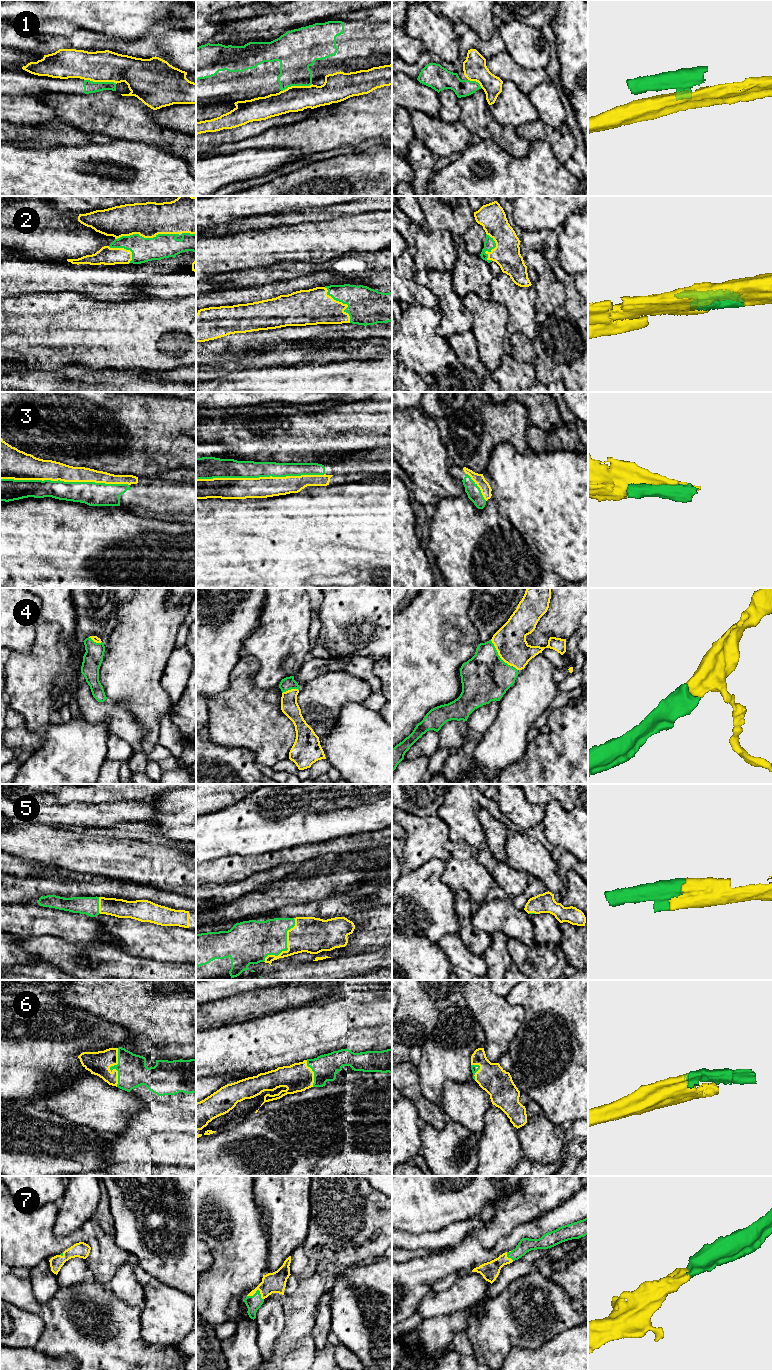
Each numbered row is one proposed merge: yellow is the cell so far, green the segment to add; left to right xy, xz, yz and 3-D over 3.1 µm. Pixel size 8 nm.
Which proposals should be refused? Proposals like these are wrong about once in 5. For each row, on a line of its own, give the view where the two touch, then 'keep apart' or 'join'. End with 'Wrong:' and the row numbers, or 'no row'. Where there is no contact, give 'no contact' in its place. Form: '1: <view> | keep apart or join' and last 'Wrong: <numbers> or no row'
1: xy | keep apart
2: xy | join
3: xy | join
4: yz | join
5: xz | join
6: xy | join
7: xz | join
Wrong: 1

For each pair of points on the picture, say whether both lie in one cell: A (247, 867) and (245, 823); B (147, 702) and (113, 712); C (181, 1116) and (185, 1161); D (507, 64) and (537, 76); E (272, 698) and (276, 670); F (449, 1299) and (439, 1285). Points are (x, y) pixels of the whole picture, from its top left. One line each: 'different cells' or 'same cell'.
A: different cells
B: different cells
C: same cell
D: same cell
E: different cells
F: different cells

